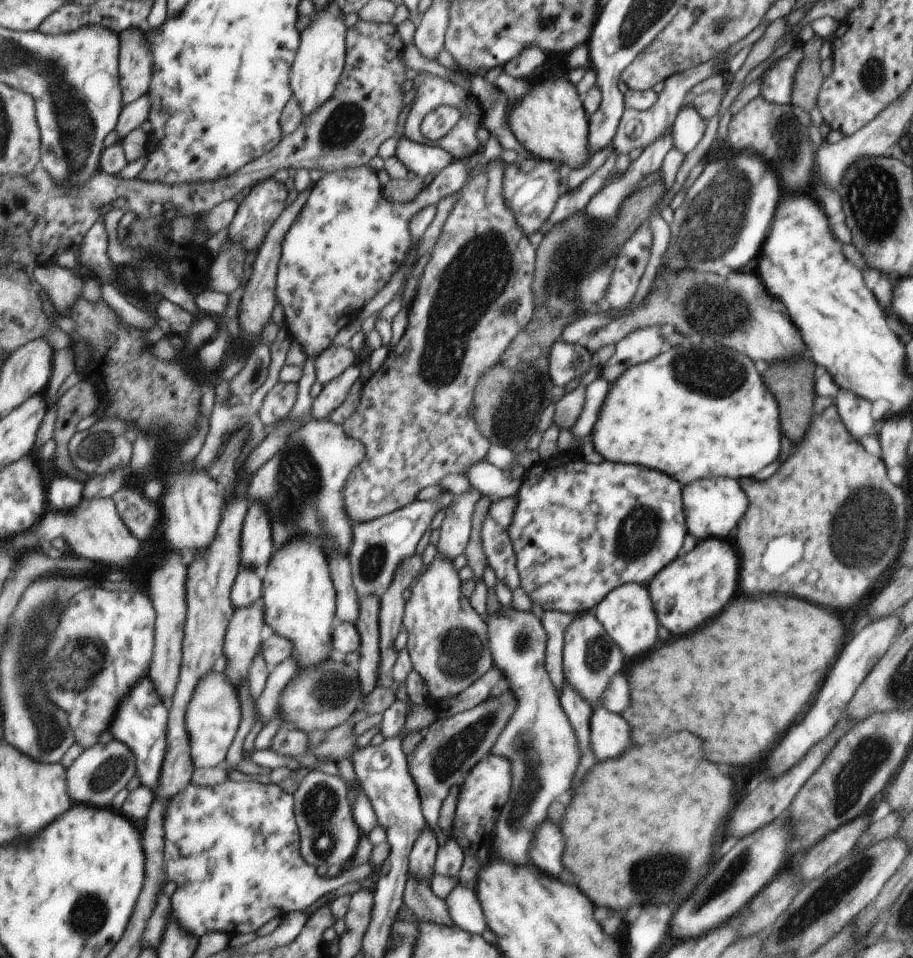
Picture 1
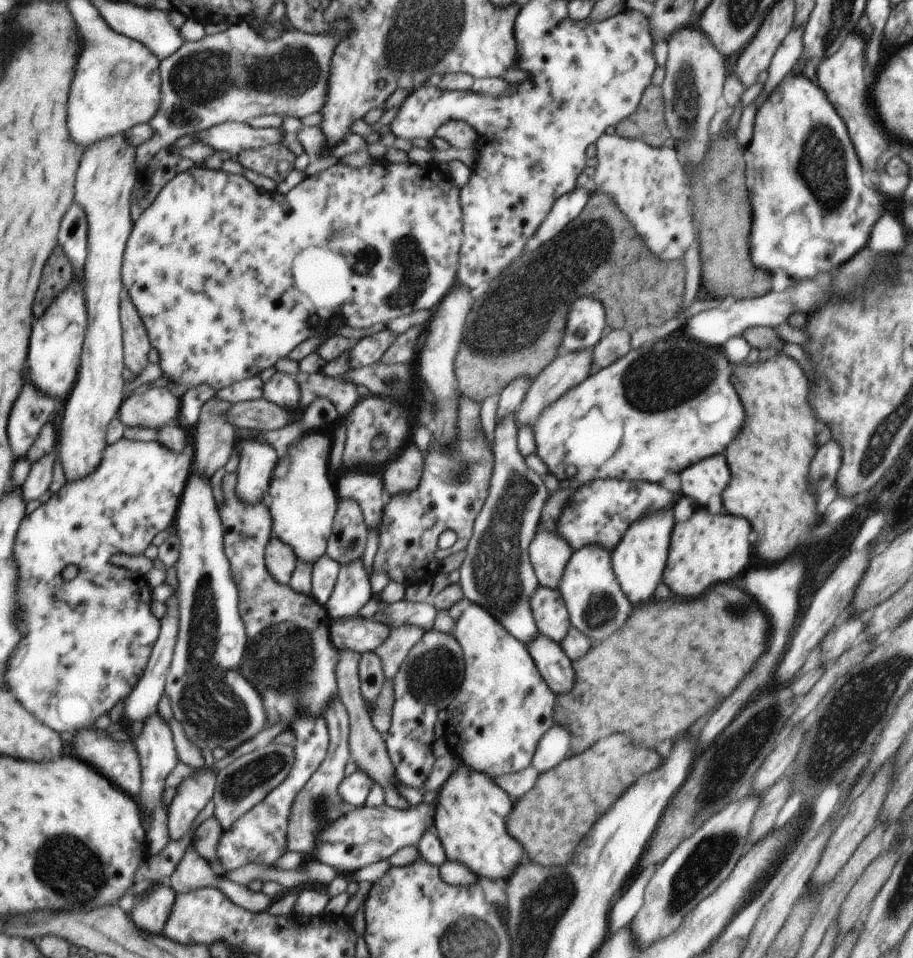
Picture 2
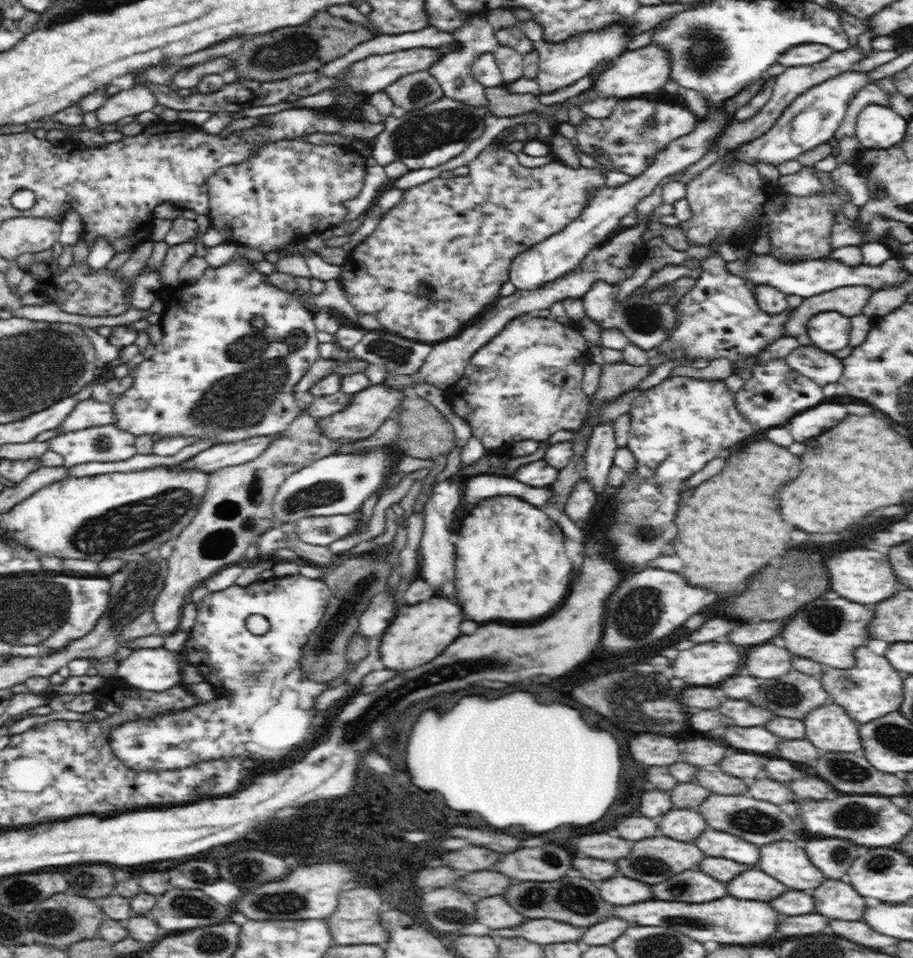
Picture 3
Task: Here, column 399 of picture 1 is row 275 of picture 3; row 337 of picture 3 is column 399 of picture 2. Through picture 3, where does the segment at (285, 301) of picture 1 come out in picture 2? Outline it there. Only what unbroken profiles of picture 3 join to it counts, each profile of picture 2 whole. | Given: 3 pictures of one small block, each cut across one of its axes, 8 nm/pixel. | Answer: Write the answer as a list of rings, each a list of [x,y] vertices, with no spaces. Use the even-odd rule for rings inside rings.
[[[375,162],[371,165],[365,165],[359,168],[353,168],[352,166],[345,166],[344,164],[335,164],[333,167],[326,169],[318,173],[317,175],[306,176],[304,180],[294,187],[289,193],[281,194],[277,191],[266,192],[254,185],[246,176],[238,174],[230,174],[226,170],[212,170],[212,168],[204,168],[197,164],[192,170],[186,170],[180,173],[172,182],[169,182],[158,195],[155,203],[149,206],[146,211],[135,221],[135,230],[132,233],[129,240],[127,251],[125,254],[124,263],[124,282],[125,282],[125,294],[131,295],[134,304],[138,306],[140,314],[144,318],[144,324],[147,324],[148,332],[151,333],[151,339],[155,348],[160,354],[160,366],[163,371],[163,376],[172,380],[172,384],[168,386],[174,394],[183,396],[192,388],[198,388],[198,386],[212,386],[214,390],[224,390],[229,386],[234,386],[239,382],[250,380],[262,374],[264,370],[272,368],[282,360],[282,358],[288,358],[302,342],[306,342],[308,338],[314,338],[314,336],[322,336],[328,332],[328,322],[336,316],[342,316],[346,326],[352,326],[352,328],[368,328],[374,326],[374,324],[382,324],[386,320],[391,321],[404,314],[412,314],[416,310],[426,310],[426,308],[435,308],[437,304],[440,304],[444,300],[444,296],[448,296],[448,292],[454,290],[454,284],[459,282],[459,262],[460,262],[460,248],[462,248],[462,242],[464,242],[464,216],[462,216],[462,208],[460,208],[460,187],[450,180],[444,180],[440,172],[432,172],[430,165],[425,167],[416,166],[412,162]],[[314,316],[320,316],[322,322],[318,326],[314,326],[310,322],[310,318]]]

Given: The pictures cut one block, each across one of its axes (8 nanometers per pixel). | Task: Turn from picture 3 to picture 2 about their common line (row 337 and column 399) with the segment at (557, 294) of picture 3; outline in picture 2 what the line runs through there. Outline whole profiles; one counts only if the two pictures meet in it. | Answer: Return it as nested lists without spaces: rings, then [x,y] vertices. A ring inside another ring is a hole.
[[[416,444],[406,448],[402,454],[392,458],[392,462],[382,470],[384,490],[390,496],[412,492],[422,476],[424,457]]]

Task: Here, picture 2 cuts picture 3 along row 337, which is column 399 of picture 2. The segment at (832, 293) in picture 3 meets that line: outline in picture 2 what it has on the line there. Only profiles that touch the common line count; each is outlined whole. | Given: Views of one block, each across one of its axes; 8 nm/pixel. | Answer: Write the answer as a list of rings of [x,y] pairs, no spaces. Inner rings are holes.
[[[346,650],[341,654],[341,661],[339,664],[339,693],[342,696],[342,700],[346,702],[348,710],[350,710],[352,718],[352,760],[357,764],[357,768],[362,768],[365,773],[382,787],[382,792],[385,796],[385,804],[392,808],[400,810],[406,810],[410,807],[408,800],[400,796],[396,784],[394,784],[394,765],[390,758],[388,758],[388,751],[386,750],[385,740],[380,737],[380,733],[376,731],[376,728],[372,725],[370,719],[370,712],[366,708],[365,698],[362,696],[360,690],[360,676],[359,668],[360,664],[360,652],[356,650]]]

